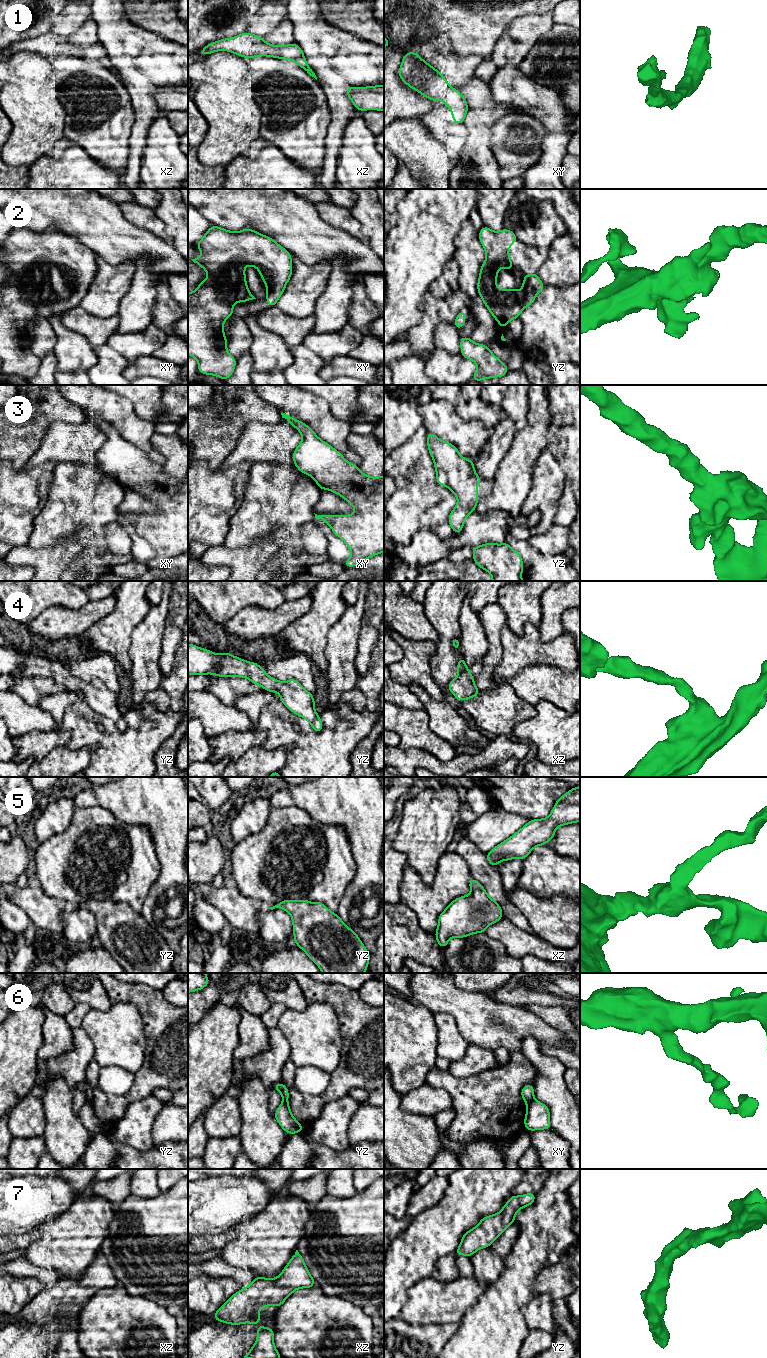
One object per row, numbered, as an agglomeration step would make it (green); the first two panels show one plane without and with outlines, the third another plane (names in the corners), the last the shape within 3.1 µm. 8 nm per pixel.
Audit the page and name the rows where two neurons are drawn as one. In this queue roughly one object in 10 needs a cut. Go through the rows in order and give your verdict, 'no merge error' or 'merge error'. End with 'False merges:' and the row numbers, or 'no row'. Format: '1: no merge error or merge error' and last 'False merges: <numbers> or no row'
1: no merge error
2: no merge error
3: no merge error
4: no merge error
5: no merge error
6: merge error
7: no merge error
False merges: 6

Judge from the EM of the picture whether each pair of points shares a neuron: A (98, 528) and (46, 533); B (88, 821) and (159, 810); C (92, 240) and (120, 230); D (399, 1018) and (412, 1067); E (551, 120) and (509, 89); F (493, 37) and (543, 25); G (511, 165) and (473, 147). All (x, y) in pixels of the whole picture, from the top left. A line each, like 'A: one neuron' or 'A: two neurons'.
A: one neuron
B: two neurons
C: one neuron
D: one neuron
E: one neuron
F: two neurons
G: two neurons

